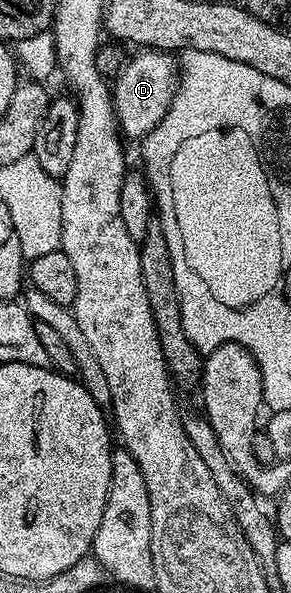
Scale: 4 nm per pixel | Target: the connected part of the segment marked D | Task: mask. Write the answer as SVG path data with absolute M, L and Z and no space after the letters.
M140 49L137 55L127 60L111 84L112 104L120 130L129 140L143 140L162 121L168 112L178 86L178 63L169 52L155 49Z

